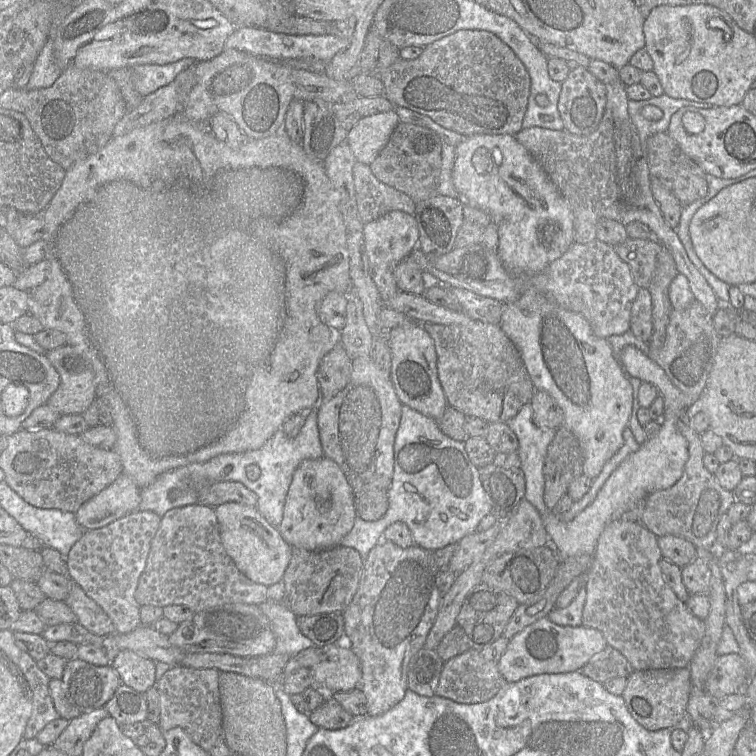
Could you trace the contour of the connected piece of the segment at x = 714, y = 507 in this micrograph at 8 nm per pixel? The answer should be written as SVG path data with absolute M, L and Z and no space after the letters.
M691 411L678 415L676 426L688 443L688 460L681 478L670 488L658 490L646 497L641 523L657 537L674 535L685 538L696 548L717 549L717 526L721 516L736 501L733 492L724 489L704 464L705 451L700 434L690 426Z

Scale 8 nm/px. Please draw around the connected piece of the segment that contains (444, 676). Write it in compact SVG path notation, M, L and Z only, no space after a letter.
M470 648L444 663L435 695L463 704L481 703L493 698L505 683L497 663L484 659L478 650Z

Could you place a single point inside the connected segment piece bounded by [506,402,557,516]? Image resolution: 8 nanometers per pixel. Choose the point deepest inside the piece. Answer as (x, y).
(533, 441)

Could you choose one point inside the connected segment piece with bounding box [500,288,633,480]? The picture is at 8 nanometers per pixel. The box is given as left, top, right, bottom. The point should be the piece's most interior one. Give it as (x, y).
(563, 357)

